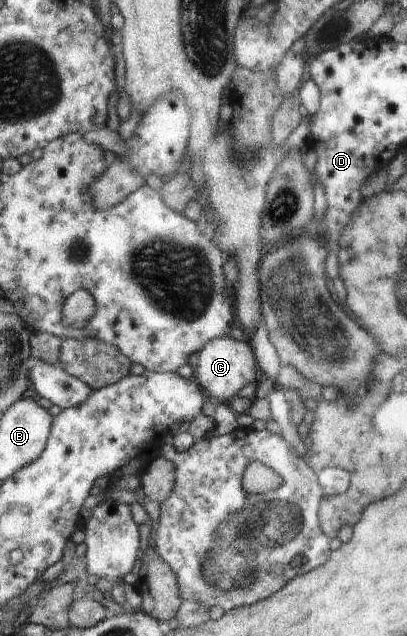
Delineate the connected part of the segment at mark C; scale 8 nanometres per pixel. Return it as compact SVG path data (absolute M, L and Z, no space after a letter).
M222 337L209 343L201 353L198 353L198 362L196 365L196 379L200 385L208 391L214 402L228 405L230 399L244 389L248 383L254 382L256 375L255 355L252 355L252 348L249 340L236 341L231 337Z

